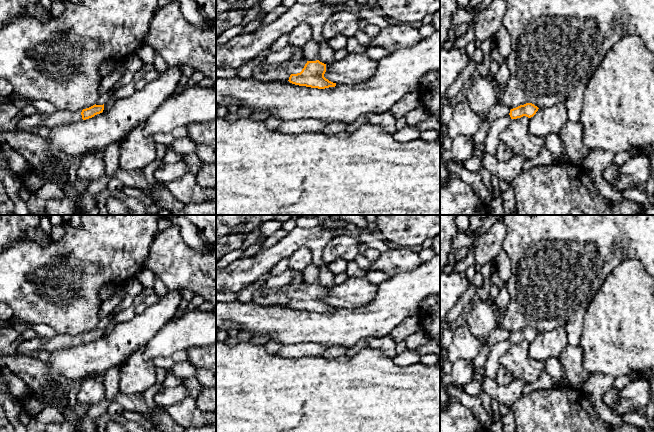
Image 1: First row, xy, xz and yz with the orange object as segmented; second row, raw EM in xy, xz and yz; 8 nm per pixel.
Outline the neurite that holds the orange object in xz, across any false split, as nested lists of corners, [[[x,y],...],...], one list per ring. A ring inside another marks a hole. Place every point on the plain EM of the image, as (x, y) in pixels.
[[[305,283],[299,287],[285,285],[276,292],[287,293],[291,297],[288,305],[295,309],[318,313],[336,310],[336,307],[333,307],[324,301],[326,288],[319,284],[308,285]]]

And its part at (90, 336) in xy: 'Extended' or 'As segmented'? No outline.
Extended

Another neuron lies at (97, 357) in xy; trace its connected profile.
[[[181,289],[169,291],[163,298],[129,321],[116,322],[111,333],[92,342],[69,348],[59,349],[50,353],[46,362],[50,370],[70,380],[81,380],[92,375],[103,375],[113,367],[123,366],[129,357],[147,343],[175,316],[181,300]]]

